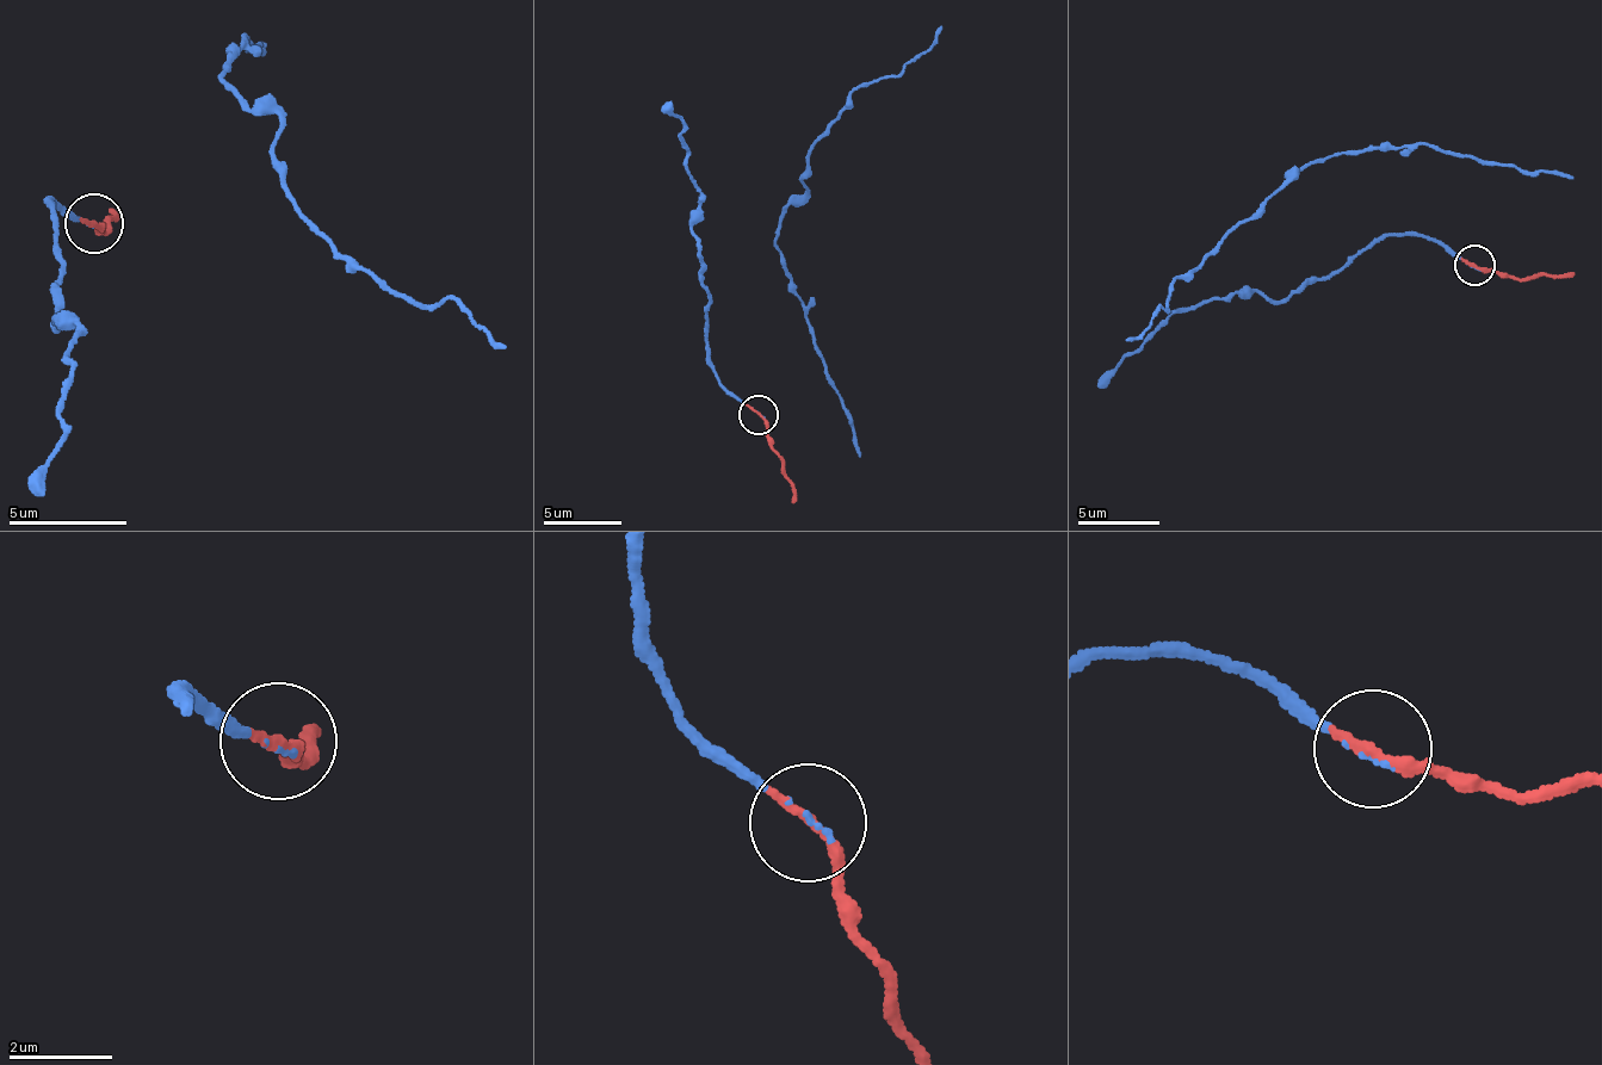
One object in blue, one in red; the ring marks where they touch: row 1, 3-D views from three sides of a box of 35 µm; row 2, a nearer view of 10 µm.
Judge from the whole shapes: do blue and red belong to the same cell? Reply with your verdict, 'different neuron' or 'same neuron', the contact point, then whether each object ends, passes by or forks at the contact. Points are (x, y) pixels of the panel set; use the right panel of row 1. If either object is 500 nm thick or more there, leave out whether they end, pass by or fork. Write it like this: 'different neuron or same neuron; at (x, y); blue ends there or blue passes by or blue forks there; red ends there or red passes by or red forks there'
same neuron; at (1474, 265); blue ends there; red ends there

